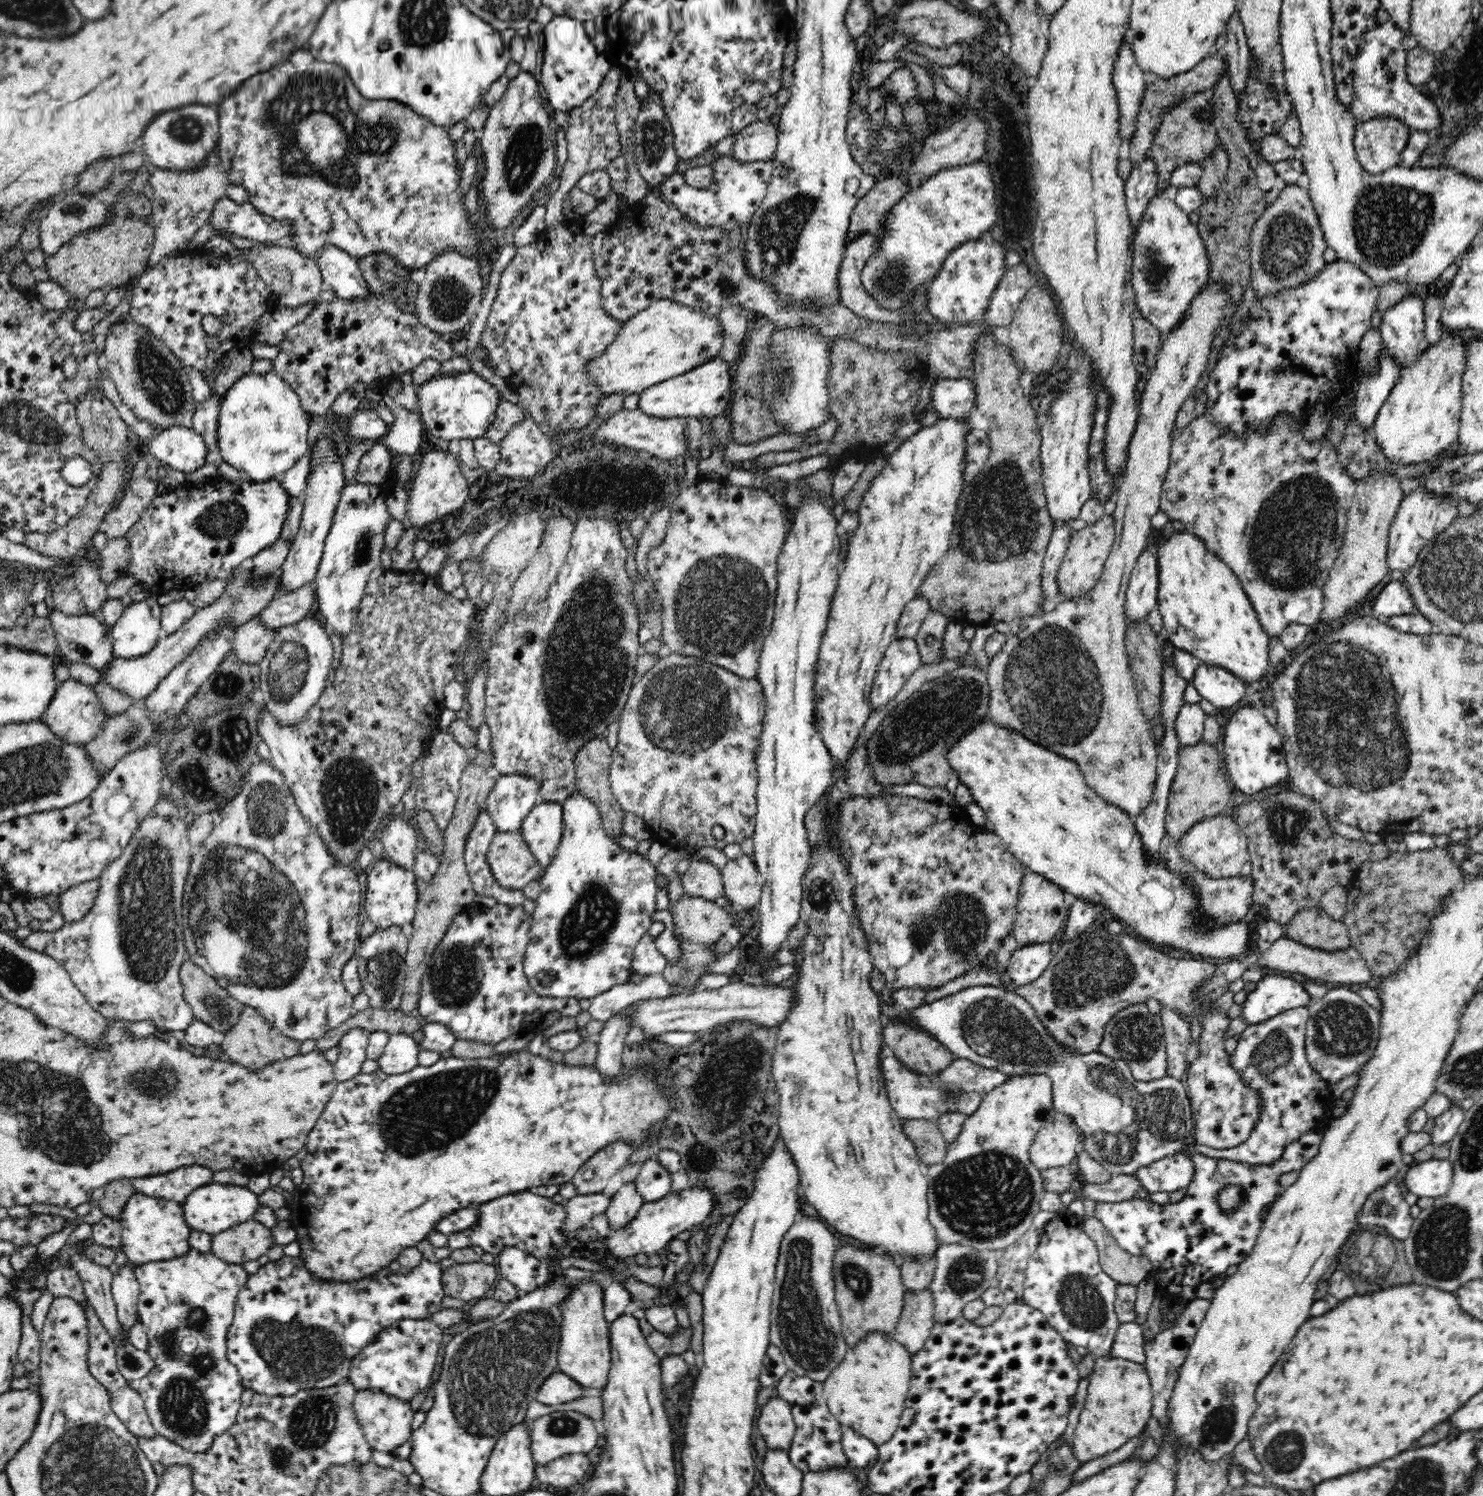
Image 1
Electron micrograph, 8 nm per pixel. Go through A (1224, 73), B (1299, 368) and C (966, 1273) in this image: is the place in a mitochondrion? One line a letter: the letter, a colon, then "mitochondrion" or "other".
A: other
B: other
C: mitochondrion

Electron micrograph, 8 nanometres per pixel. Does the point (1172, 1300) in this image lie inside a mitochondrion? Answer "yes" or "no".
no

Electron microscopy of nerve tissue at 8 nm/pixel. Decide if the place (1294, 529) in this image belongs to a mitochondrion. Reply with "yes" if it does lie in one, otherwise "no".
yes

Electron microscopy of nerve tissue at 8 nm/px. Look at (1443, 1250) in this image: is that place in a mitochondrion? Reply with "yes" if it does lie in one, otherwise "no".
yes

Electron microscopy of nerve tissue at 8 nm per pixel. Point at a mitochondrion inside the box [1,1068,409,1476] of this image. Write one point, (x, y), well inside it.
(183, 1406)

